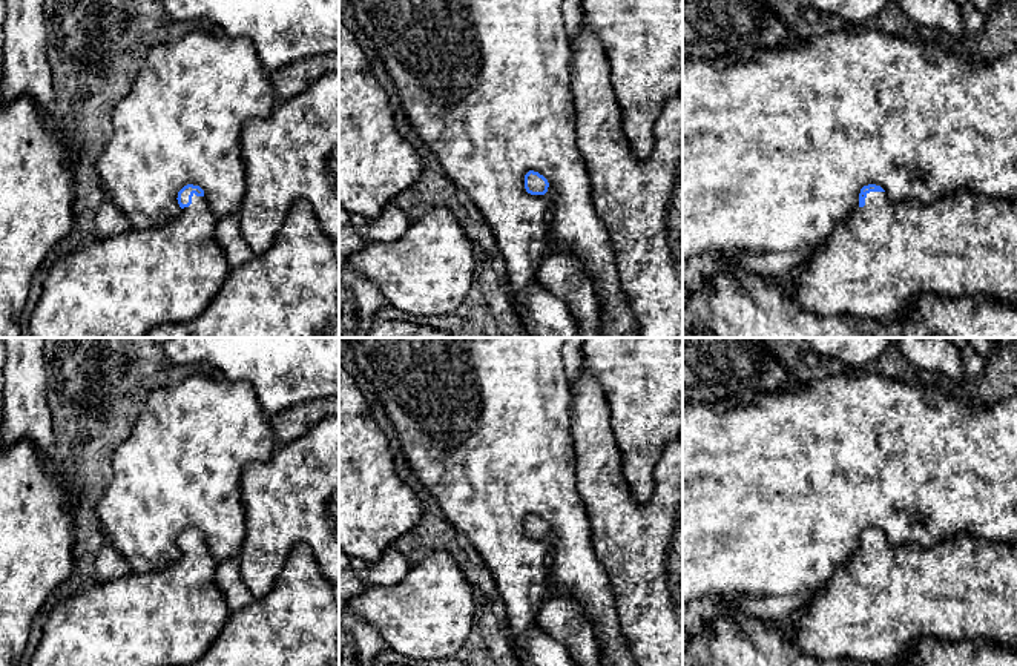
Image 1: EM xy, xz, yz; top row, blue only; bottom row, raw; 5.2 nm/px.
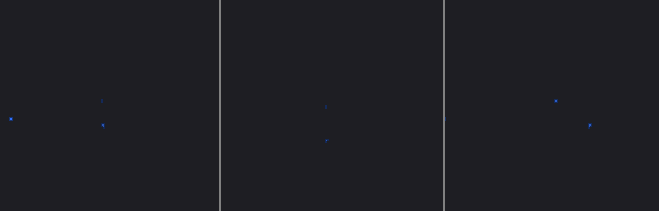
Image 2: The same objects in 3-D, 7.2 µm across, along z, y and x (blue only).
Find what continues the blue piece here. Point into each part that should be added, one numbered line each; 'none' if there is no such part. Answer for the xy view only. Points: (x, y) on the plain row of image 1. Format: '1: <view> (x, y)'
1: xy (171, 617)

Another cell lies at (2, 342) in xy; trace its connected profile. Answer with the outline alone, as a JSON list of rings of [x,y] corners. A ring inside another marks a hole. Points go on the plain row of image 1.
[[[0,338],[0,450],[3,447],[2,425],[3,425],[3,364],[6,358],[6,347],[3,338]]]

